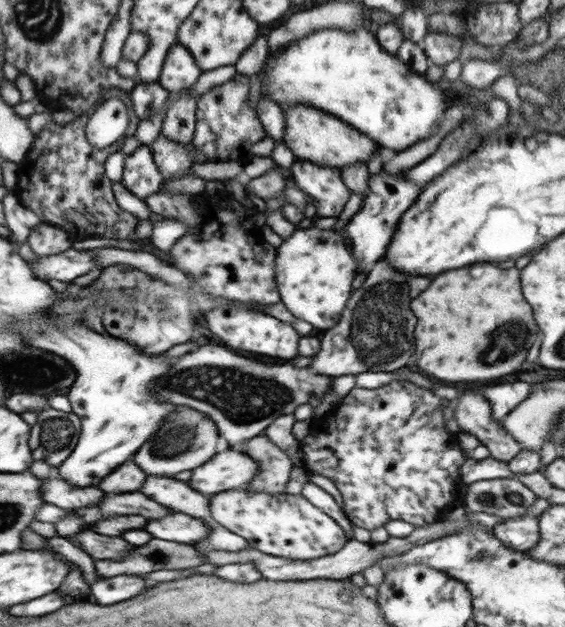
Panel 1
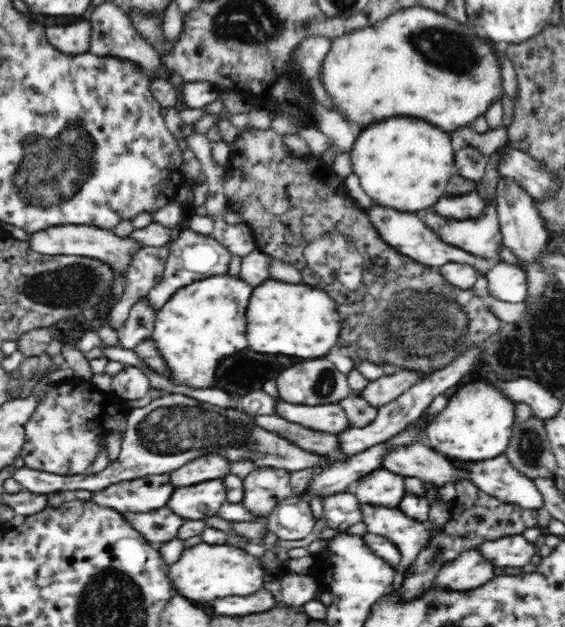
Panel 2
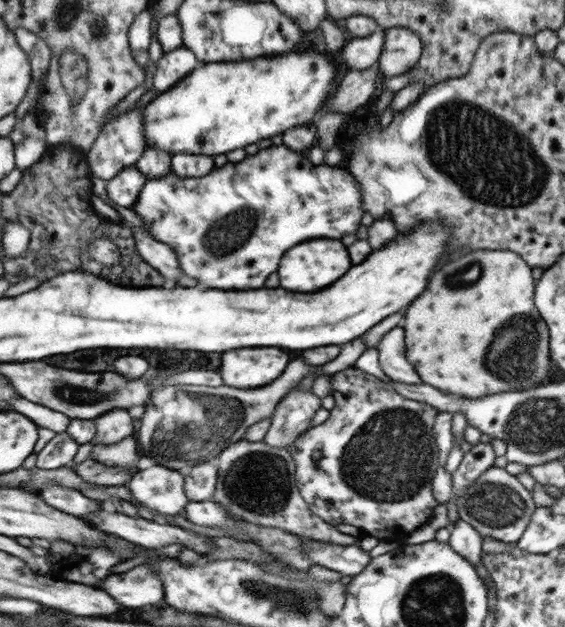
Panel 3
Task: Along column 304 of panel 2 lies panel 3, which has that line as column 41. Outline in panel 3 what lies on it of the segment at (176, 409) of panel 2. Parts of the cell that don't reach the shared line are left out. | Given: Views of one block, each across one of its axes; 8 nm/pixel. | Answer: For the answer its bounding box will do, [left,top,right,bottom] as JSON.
[37,431,80,470]

